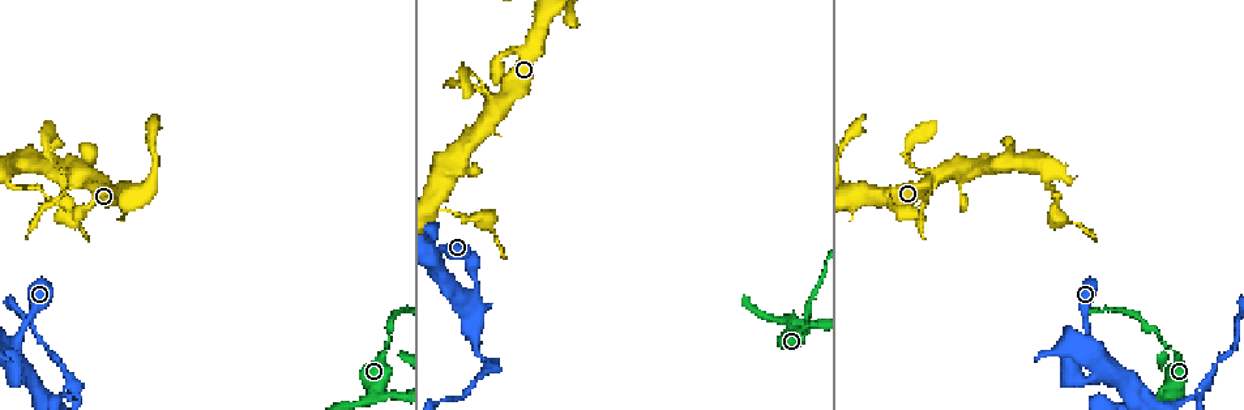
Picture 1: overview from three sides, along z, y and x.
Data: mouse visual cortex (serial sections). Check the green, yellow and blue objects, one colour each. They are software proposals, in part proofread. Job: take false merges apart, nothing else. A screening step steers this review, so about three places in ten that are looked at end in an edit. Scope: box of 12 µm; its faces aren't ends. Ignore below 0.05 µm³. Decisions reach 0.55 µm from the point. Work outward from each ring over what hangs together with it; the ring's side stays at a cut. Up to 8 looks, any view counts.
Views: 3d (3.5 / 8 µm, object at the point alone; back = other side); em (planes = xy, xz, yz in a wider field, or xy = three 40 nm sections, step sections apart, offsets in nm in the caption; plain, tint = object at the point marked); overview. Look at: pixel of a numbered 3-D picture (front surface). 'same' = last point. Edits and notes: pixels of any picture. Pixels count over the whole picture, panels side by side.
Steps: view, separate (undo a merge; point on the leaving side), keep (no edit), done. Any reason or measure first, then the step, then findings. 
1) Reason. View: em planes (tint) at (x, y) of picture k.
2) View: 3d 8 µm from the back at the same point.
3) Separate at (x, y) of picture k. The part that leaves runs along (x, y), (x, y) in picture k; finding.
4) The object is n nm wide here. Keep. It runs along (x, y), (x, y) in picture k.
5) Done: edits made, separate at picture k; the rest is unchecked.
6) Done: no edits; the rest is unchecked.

View: 3d 3.5 µm at (1162, 338) of picture 1.

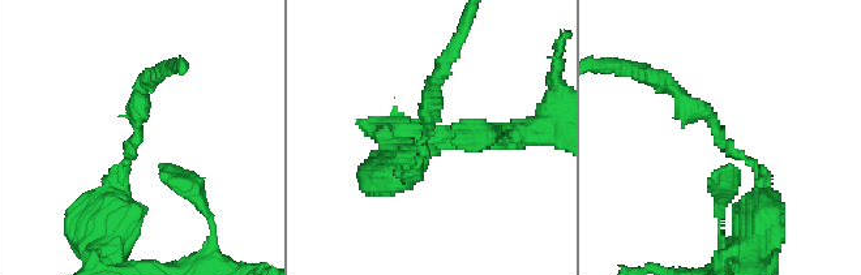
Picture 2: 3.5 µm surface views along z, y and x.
The arms are 200, 200 nm wide; need the tissue. View: em xy step 2 (tint) at (724, 140) of picture 2.

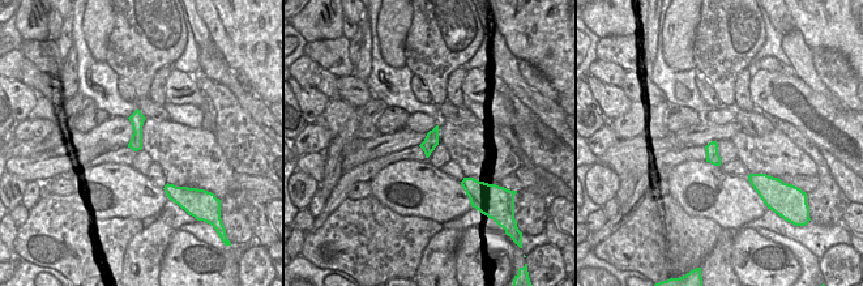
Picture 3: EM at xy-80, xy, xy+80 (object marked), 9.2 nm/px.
Separate at (142, 111) of picture 2. The part that leaves runs along (138, 129), (138, 93), (167, 64) in picture 2; a second cell is stuck on.

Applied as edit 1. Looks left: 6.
Three arms meet. View: 3d 3.5 µm at (1206, 387) of picture 1.

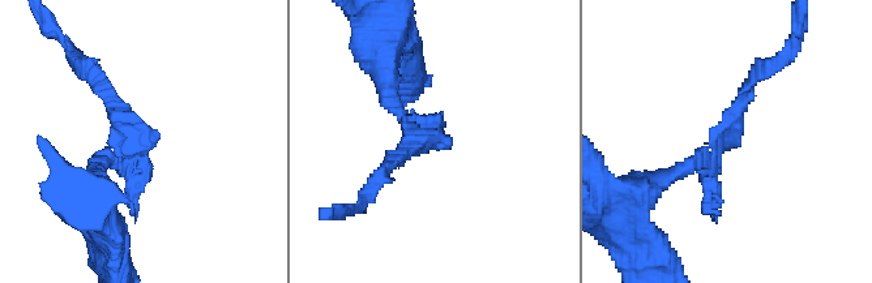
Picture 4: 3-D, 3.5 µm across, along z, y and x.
View: em xy step 2 (tint) at (137, 139) of picture 4.

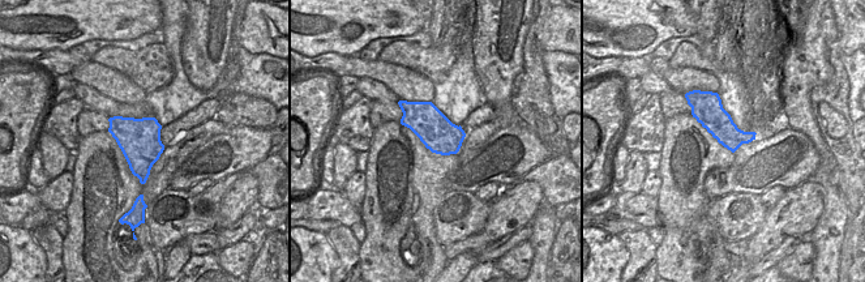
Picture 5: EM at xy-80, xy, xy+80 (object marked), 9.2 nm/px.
Cut it another way. View: em xy step 5 (tint) at the same point.

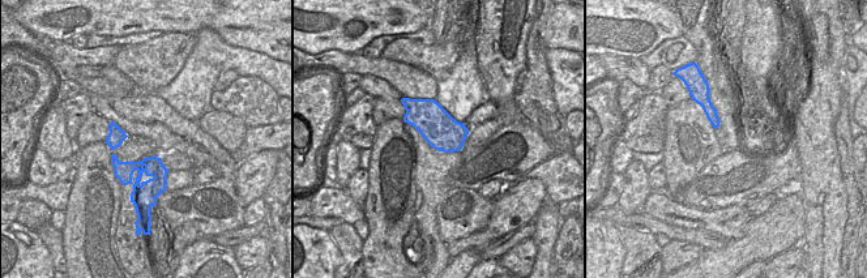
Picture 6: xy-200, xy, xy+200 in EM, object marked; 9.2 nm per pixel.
The object is 320 nm wide here. Separate at (437, 144) of picture 4. The part that leaves runs along (410, 121), (430, 138), (381, 172) in picture 4; a second cell is stuck on.

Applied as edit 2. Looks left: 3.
View: overview.

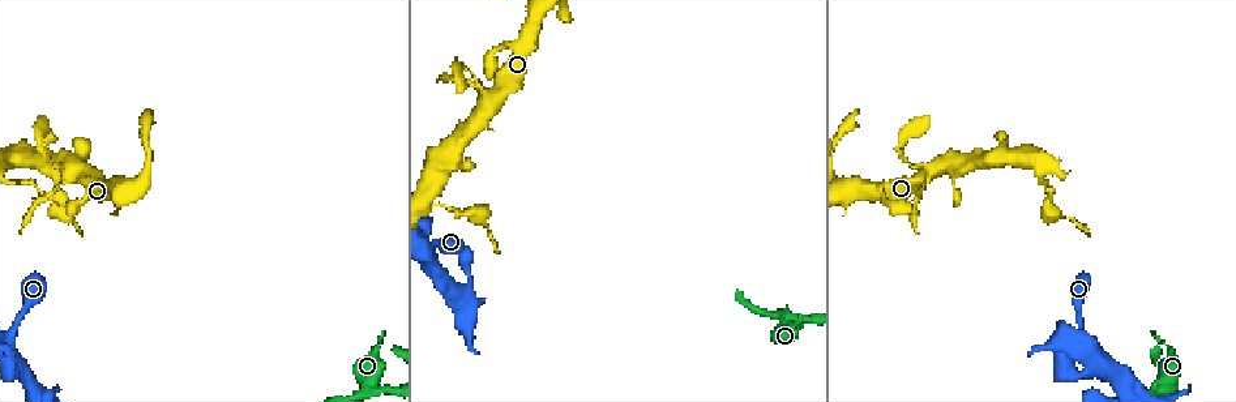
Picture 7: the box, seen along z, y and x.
A narrow waist. View: 3d 8 µm at (21, 181) of picture 7.

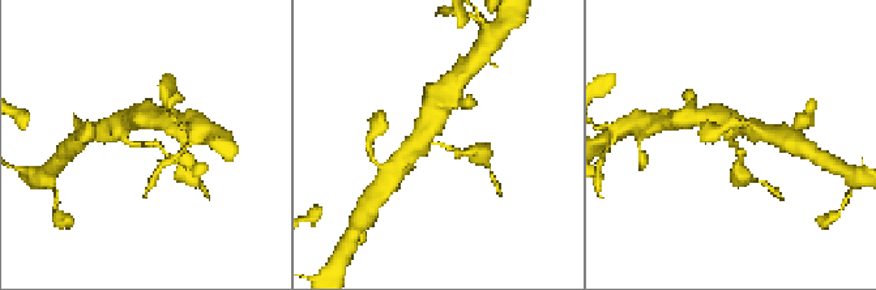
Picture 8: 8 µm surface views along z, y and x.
Shape alone is not enough. View: em xy step 1 (tint) at (438, 143) of picture 8.

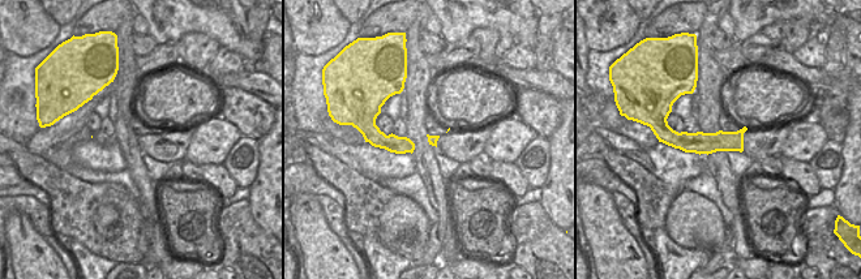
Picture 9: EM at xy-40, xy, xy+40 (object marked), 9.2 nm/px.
Keep. It runs along (123, 122), (124, 140), (158, 145), (175, 160) in picture 8; continuous, no second cell.

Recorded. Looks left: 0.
Done: edits made, separate at picture 2, separate at picture 4; the rest is unchecked.

